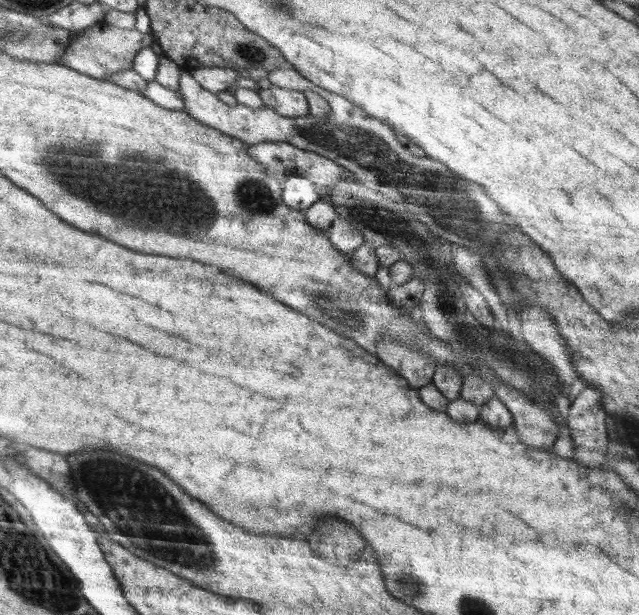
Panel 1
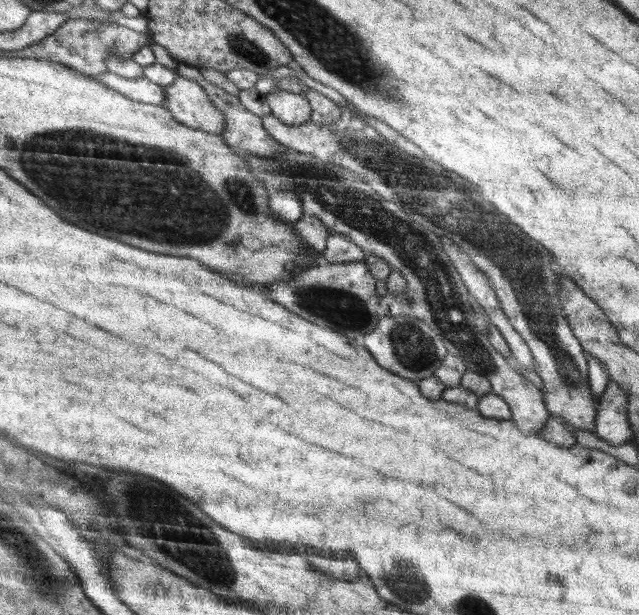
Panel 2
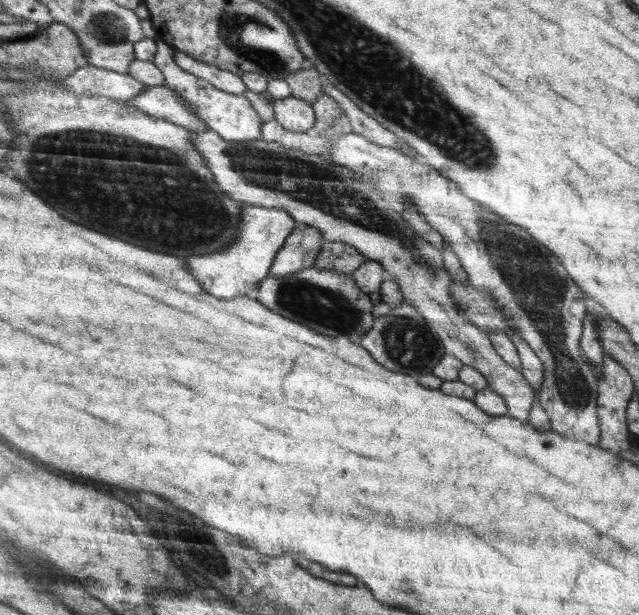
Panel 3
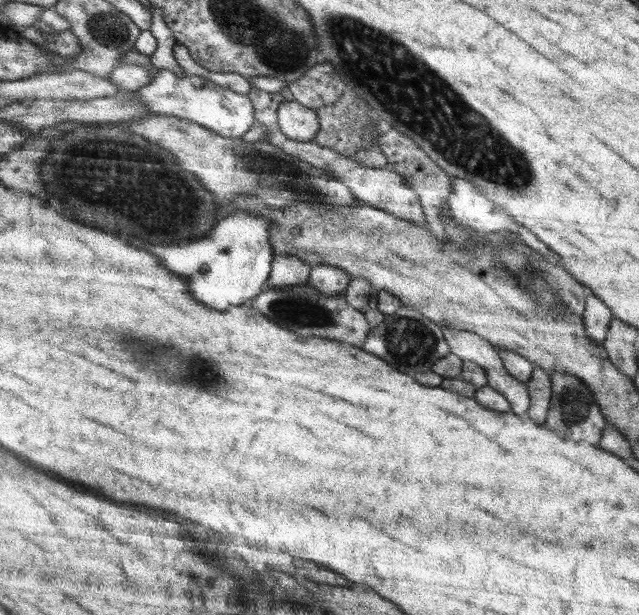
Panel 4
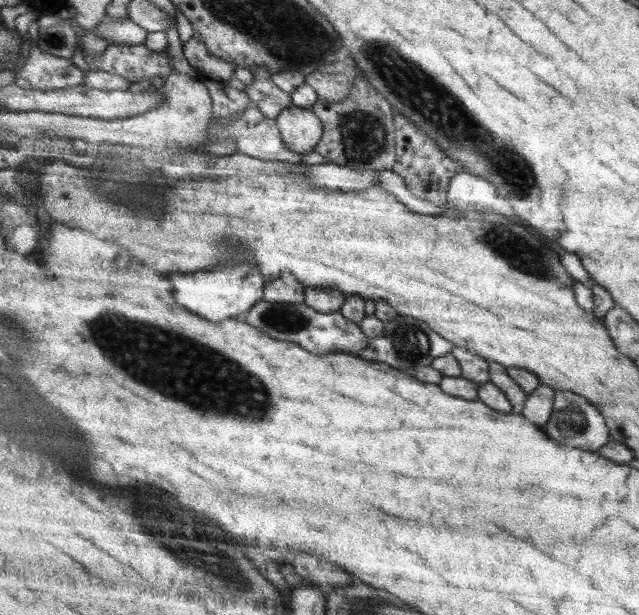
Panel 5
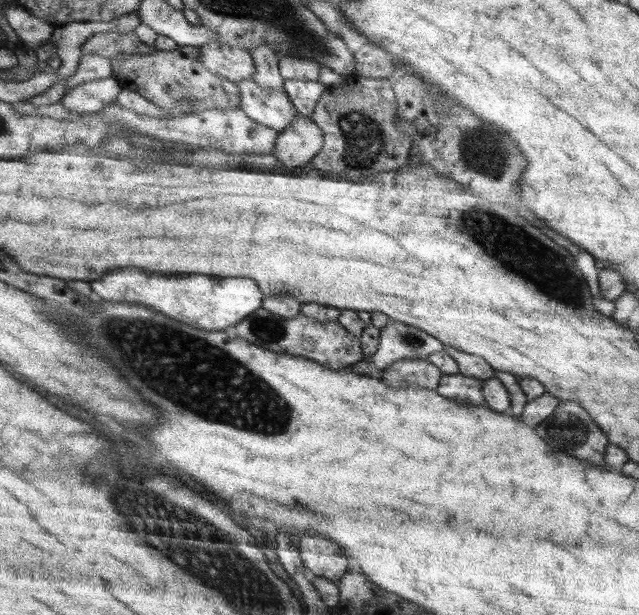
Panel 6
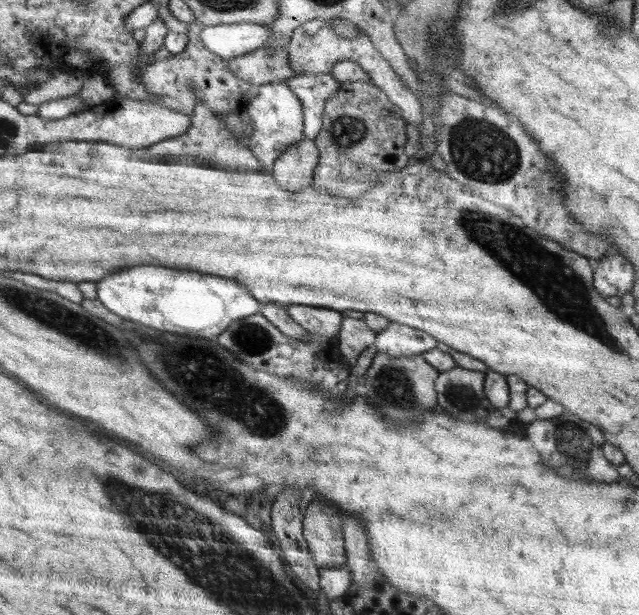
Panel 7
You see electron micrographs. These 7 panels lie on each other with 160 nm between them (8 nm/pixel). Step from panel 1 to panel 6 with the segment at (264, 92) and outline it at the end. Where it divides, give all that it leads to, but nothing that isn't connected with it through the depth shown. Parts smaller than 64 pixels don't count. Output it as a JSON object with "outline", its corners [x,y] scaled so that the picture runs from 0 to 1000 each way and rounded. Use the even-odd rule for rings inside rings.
{"outline":[[[468,185],[437,216],[424,250],[448,273],[466,273],[479,270],[501,247],[505,231],[501,207],[487,192]]]}

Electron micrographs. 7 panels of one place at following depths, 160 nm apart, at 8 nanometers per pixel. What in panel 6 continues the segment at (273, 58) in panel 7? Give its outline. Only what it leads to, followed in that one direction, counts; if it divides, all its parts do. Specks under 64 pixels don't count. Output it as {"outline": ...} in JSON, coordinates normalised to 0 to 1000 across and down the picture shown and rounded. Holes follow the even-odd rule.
{"outline":[[[327,68],[308,75],[307,85],[315,104],[336,122],[368,135],[396,127],[399,101],[385,80]]]}

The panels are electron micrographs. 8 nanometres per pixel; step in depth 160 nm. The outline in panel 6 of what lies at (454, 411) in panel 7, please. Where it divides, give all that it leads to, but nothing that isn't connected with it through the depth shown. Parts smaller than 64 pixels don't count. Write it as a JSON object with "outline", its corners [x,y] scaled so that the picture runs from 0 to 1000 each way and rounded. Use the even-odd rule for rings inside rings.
{"outline":[[[725,608],[692,610],[685,631],[689,644],[703,647],[723,660],[761,660],[753,631],[756,616]]]}

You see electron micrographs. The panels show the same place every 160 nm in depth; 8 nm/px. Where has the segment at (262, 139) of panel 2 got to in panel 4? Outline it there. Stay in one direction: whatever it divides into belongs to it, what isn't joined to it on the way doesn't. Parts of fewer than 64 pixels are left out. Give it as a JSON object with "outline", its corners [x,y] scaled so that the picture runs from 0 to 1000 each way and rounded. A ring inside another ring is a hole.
{"outline":[[[250,111],[238,132],[208,146],[208,153],[214,153],[218,169],[227,169],[236,185],[293,192],[346,221],[377,223],[401,198],[396,169],[387,154],[372,153],[310,122],[275,124]]]}

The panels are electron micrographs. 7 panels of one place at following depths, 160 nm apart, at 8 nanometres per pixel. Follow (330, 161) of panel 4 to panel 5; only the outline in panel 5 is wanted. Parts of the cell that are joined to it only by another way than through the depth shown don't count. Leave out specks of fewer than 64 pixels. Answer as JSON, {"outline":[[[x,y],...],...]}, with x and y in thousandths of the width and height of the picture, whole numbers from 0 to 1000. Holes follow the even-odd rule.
{"outline":[[[399,172],[385,174],[362,200],[343,200],[335,193],[327,197],[327,228],[347,229],[365,224],[369,244],[376,250],[387,250],[410,260],[438,260],[441,263],[469,265],[476,250],[451,244],[433,207],[432,193],[413,189]]]}

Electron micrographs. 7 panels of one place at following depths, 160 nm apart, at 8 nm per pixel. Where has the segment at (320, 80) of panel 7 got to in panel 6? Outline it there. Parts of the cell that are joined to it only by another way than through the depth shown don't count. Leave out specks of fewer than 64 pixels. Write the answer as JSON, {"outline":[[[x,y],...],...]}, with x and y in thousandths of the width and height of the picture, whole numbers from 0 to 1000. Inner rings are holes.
{"outline":[[[443,128],[443,146],[452,156],[465,182],[487,192],[495,167],[512,145],[496,130]]]}

